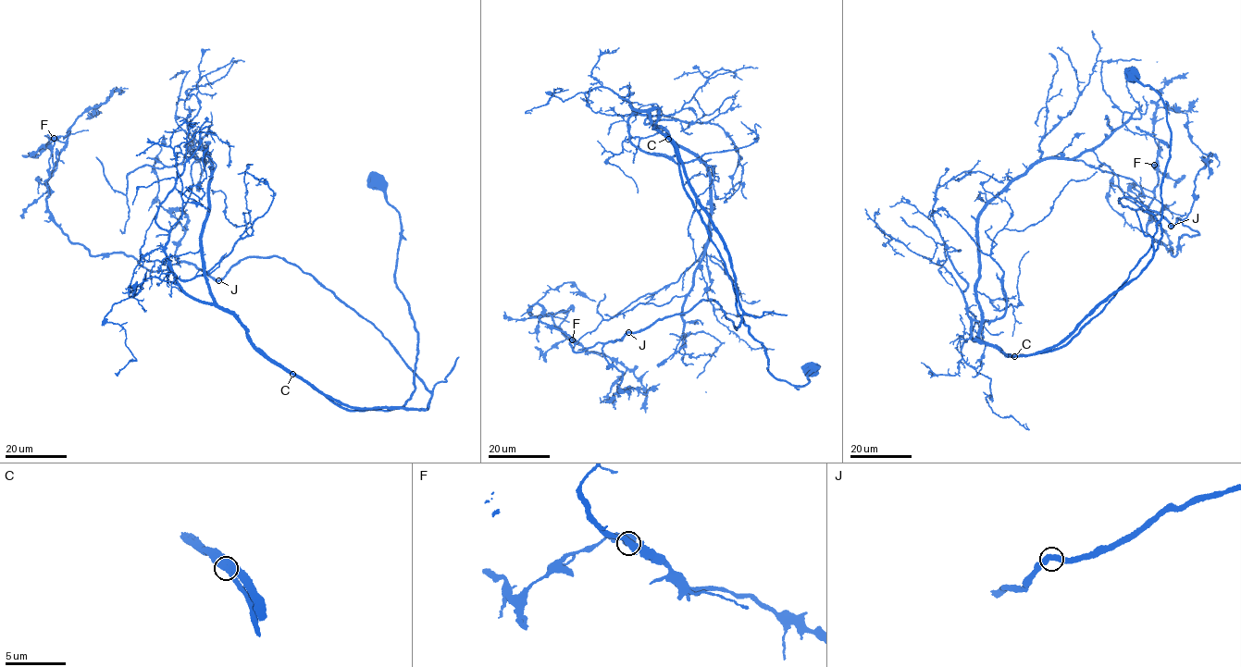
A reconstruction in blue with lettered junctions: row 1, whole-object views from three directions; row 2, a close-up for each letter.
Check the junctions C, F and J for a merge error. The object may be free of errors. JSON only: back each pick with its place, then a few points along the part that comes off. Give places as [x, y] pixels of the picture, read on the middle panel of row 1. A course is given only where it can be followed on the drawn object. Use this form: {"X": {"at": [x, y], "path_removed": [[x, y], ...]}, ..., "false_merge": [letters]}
{"false_merge": []}

